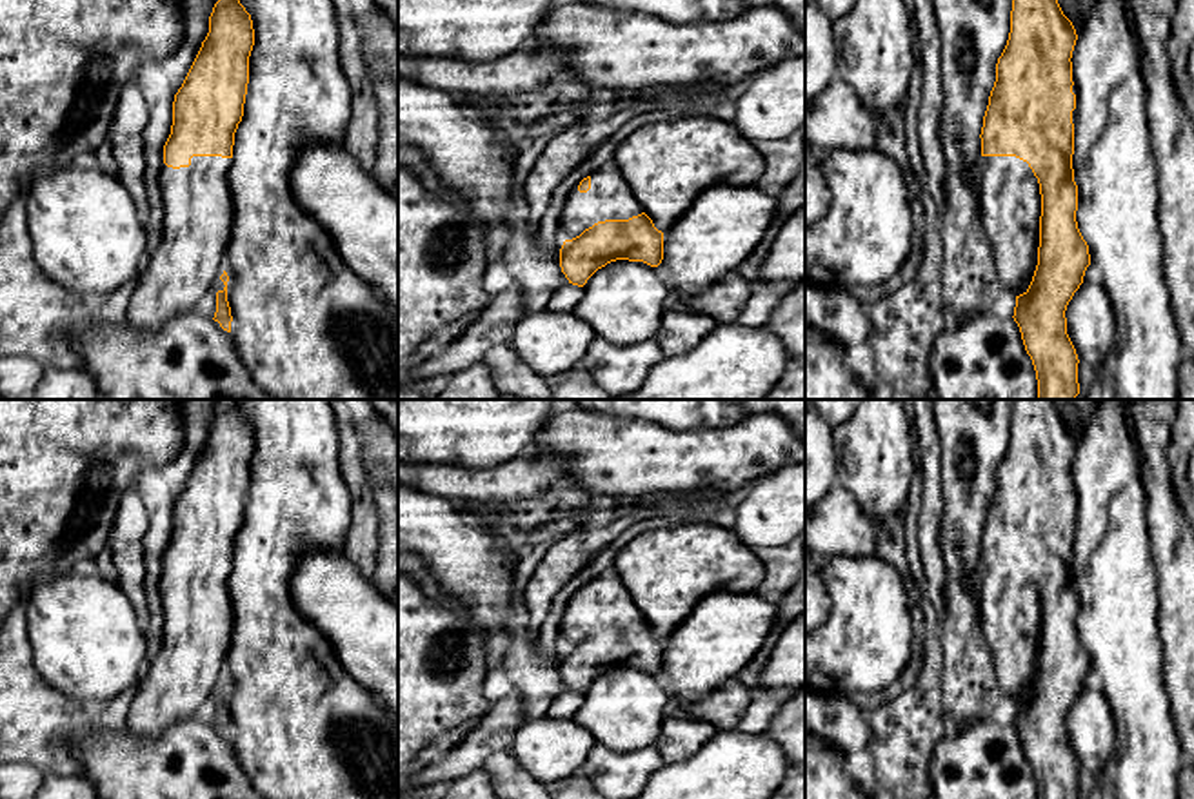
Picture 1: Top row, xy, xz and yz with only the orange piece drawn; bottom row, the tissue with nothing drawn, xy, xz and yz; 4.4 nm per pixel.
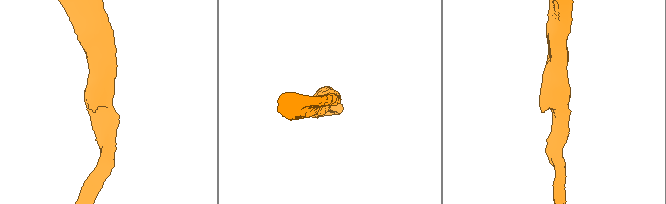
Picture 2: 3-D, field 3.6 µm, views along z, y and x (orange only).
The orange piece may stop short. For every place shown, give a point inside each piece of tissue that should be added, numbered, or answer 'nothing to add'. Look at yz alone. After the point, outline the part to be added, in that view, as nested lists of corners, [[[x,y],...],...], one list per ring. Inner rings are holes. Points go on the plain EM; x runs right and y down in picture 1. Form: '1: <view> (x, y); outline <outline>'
1: yz (1009, 600); outline [[[1016,563],[980,567],[981,632],[1005,697],[1027,699],[1040,654],[1041,601],[1027,568]]]

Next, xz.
1: xz (609, 603); outline [[[605,572],[591,581],[591,596],[569,599],[560,625],[563,646],[580,643],[585,636],[605,626],[629,626],[643,617],[623,581],[614,572]],[[578,590],[580,592],[580,590]]]

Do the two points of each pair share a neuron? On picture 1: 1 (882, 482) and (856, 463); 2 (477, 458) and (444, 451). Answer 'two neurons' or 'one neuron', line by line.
1: one neuron
2: one neuron

